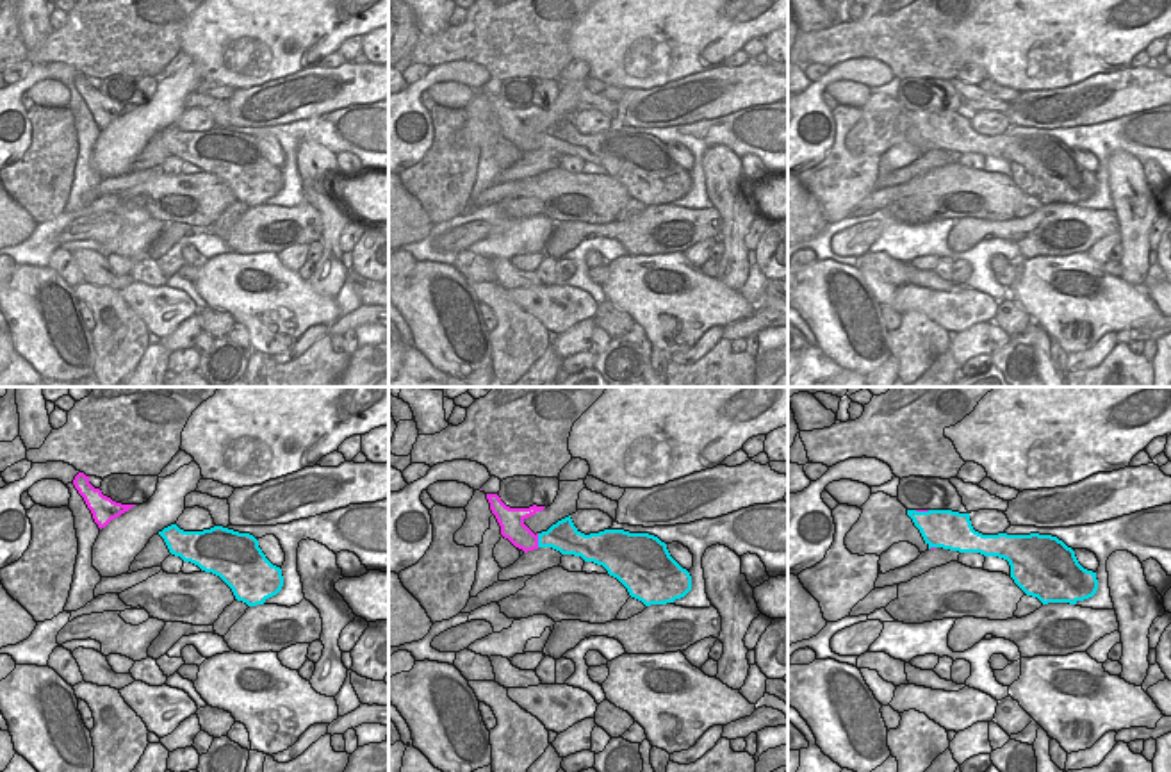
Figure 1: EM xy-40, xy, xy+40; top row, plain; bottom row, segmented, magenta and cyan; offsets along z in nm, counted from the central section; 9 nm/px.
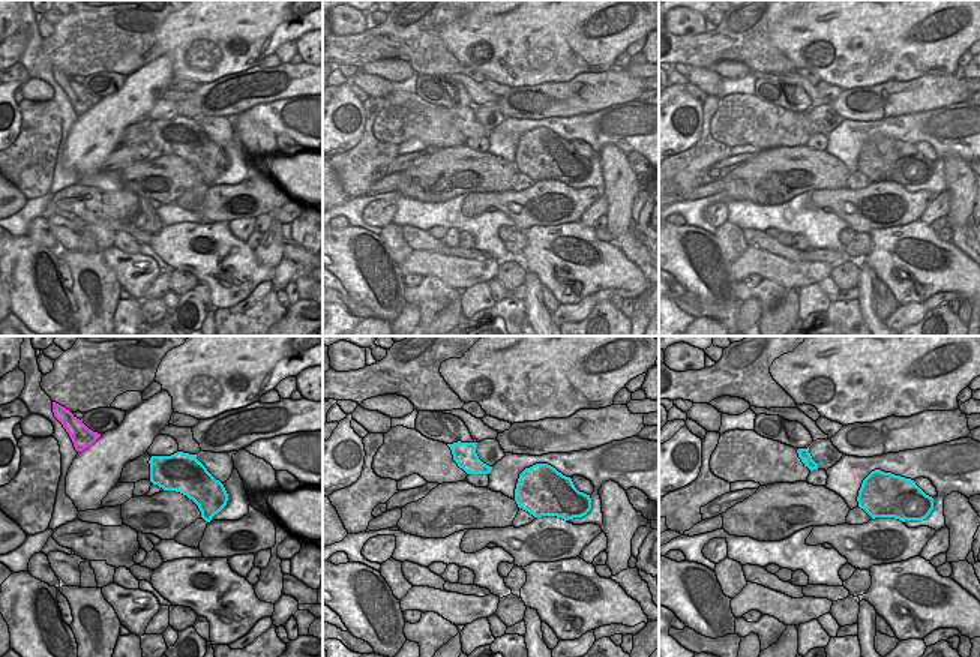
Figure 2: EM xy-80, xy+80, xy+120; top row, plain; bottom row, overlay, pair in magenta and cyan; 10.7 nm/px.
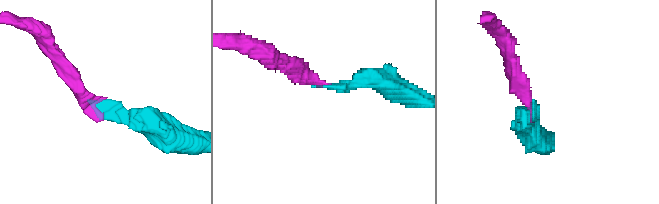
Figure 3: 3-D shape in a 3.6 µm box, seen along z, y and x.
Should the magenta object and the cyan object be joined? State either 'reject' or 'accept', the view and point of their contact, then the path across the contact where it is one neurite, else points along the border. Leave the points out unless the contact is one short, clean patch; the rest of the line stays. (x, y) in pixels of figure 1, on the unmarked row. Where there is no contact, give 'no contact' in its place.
accept; contact xy (537, 141); way xy (514, 129), (526, 141), (537, 141), (564, 138)

